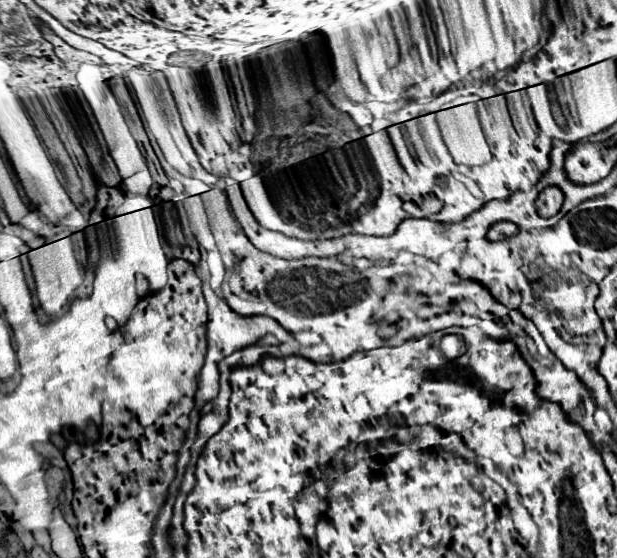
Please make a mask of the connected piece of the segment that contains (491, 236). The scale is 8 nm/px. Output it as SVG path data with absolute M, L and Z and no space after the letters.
M497 222L497 224L493 224L493 226L487 230L485 238L497 242L497 240L503 240L505 236L513 236L517 230L519 230L519 228L517 228L515 224L511 224L511 222Z

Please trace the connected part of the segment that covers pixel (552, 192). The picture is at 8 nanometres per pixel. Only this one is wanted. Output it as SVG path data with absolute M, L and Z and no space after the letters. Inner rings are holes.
M549 186L539 194L539 198L535 202L535 208L537 208L537 214L541 218L551 218L551 216L555 216L559 212L561 204L563 204L561 190L555 188L555 186Z

